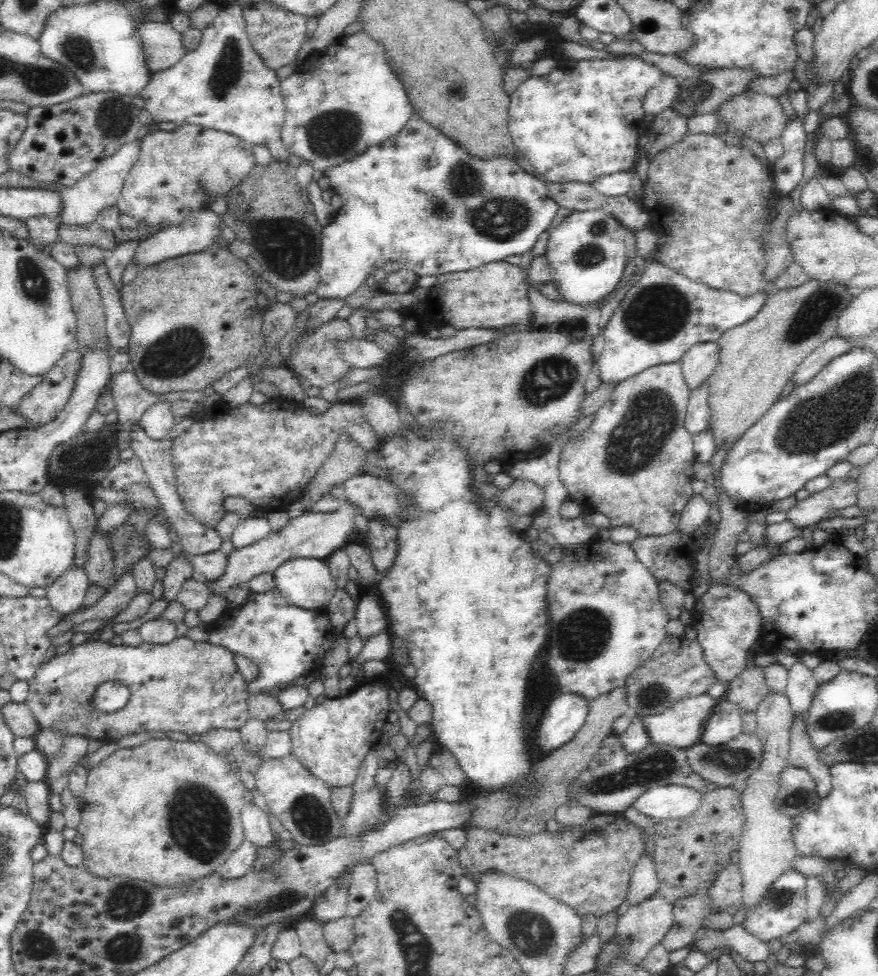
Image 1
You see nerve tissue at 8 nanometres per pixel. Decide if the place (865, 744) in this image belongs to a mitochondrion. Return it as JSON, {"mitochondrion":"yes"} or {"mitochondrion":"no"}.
{"mitochondrion":"yes"}

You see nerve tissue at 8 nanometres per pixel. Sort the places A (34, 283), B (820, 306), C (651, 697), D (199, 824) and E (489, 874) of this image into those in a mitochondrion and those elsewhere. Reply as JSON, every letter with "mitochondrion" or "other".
{"A":"mitochondrion","B":"mitochondrion","C":"mitochondrion","D":"mitochondrion","E":"other"}

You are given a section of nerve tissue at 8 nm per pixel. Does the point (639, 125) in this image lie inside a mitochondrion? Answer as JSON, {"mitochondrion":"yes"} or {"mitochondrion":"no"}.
{"mitochondrion":"no"}

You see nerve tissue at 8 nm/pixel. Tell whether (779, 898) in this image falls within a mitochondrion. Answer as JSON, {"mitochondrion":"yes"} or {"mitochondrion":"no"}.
{"mitochondrion":"yes"}

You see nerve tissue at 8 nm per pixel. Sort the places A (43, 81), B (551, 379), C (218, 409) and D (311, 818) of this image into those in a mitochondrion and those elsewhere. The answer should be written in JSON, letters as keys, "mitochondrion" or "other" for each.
{"A":"mitochondrion","B":"mitochondrion","C":"other","D":"mitochondrion"}

